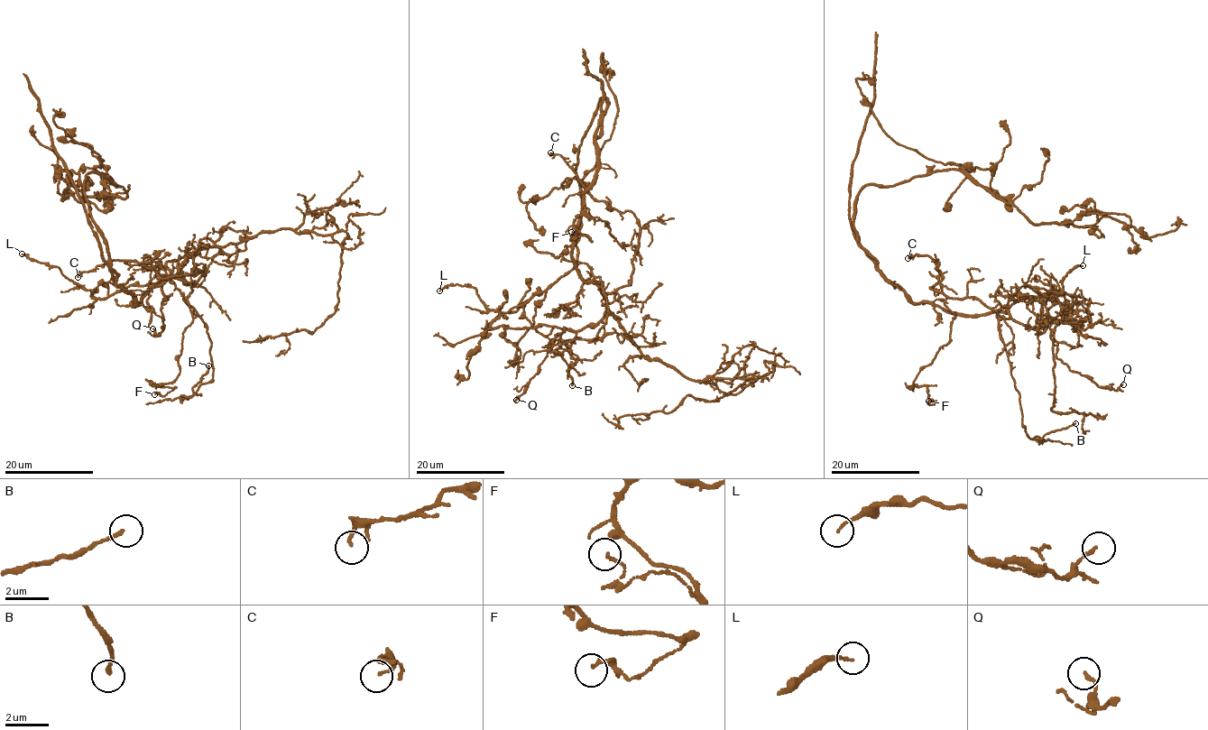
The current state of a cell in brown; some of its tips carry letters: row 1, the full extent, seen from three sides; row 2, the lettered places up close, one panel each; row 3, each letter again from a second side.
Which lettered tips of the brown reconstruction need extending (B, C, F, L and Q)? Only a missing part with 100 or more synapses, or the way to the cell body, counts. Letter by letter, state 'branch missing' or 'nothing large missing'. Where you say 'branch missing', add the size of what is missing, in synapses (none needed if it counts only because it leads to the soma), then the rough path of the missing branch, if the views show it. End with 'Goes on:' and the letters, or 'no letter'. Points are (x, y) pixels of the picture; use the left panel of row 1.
B: nothing large missing
C: nothing large missing
F: nothing large missing
L: nothing large missing
Q: nothing large missing
Goes on: no letter

